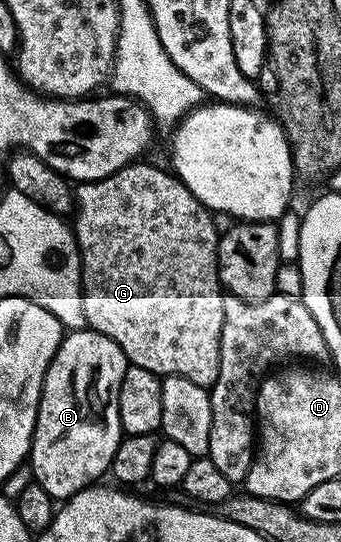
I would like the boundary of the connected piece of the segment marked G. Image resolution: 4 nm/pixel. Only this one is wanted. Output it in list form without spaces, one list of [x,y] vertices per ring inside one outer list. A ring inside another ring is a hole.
[[[134,160],[128,166],[119,168],[119,172],[115,172],[106,178],[100,178],[94,182],[79,182],[75,186],[75,213],[71,218],[71,229],[74,238],[77,240],[77,250],[81,254],[81,295],[83,296],[83,316],[85,317],[85,325],[88,329],[99,332],[103,336],[107,336],[111,340],[115,340],[115,344],[119,344],[119,348],[125,354],[125,361],[128,365],[138,366],[139,368],[147,368],[147,372],[158,376],[168,376],[170,374],[178,374],[187,380],[195,380],[195,384],[212,388],[215,380],[219,376],[219,352],[221,351],[221,333],[223,332],[223,300],[225,294],[217,273],[217,243],[219,237],[219,227],[215,221],[214,215],[205,205],[202,204],[197,197],[185,185],[181,183],[181,179],[168,169],[160,170],[157,166],[148,166],[145,160]]]

